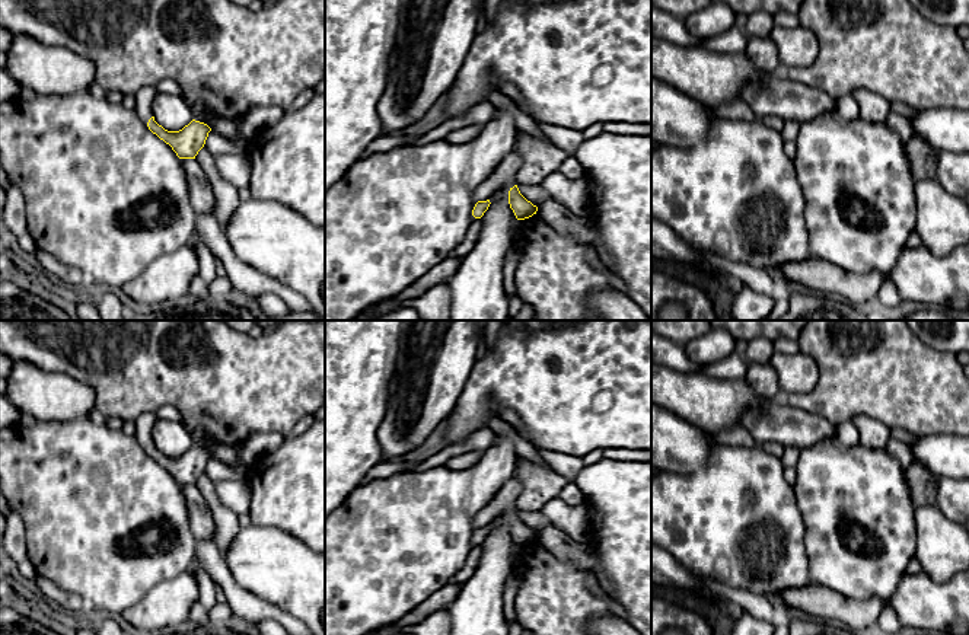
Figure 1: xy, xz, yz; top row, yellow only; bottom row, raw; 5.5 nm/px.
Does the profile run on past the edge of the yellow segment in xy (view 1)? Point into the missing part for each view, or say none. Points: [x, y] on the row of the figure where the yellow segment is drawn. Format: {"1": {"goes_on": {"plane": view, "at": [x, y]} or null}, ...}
{"1": {"goes_on": {"plane": "xy", "at": [144, 98]}}}

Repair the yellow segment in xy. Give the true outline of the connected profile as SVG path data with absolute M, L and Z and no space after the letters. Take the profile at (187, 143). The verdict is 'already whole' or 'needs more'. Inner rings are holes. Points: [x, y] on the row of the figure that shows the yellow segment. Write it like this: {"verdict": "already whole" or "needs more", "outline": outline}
{"verdict": "needs more", "outline": "M154 86L143 87L136 95L136 112L149 130L160 140L172 147L179 159L195 159L198 151L204 147L211 128L200 121L192 119L179 131L168 131L154 121L152 105L157 92Z"}

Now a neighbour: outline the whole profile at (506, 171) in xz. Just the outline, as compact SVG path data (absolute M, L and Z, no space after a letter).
M511 150L503 157L494 173L474 191L474 198L476 201L490 200L504 184L516 178L520 166L520 154Z

